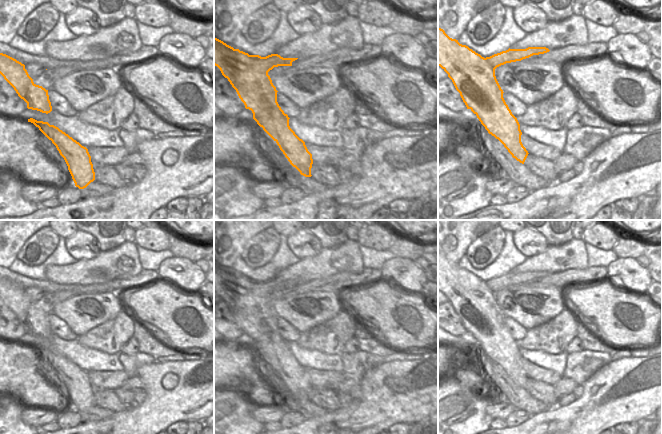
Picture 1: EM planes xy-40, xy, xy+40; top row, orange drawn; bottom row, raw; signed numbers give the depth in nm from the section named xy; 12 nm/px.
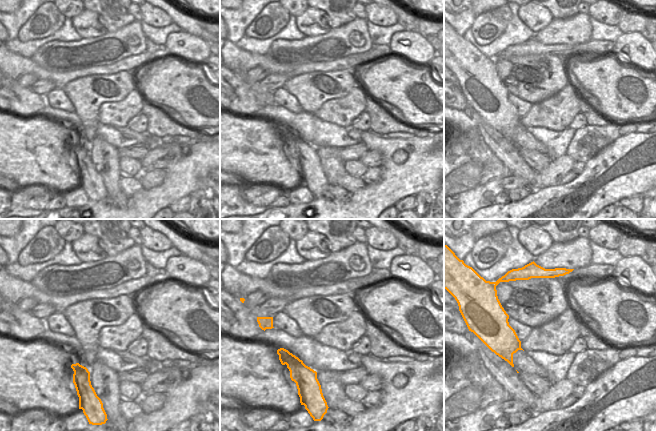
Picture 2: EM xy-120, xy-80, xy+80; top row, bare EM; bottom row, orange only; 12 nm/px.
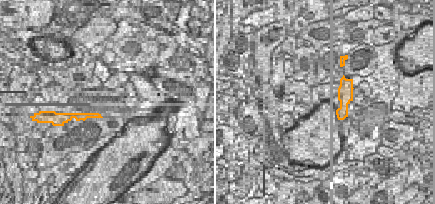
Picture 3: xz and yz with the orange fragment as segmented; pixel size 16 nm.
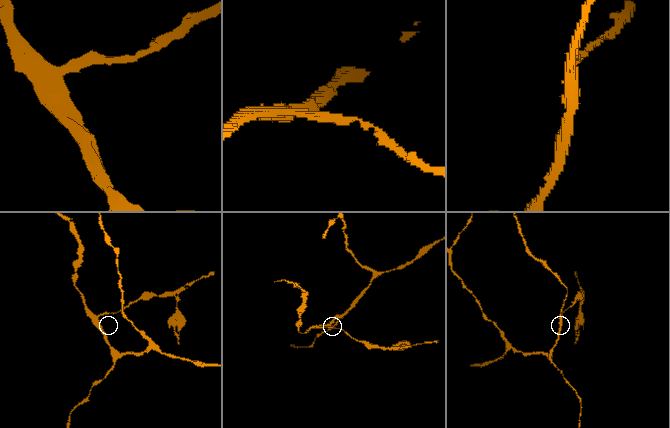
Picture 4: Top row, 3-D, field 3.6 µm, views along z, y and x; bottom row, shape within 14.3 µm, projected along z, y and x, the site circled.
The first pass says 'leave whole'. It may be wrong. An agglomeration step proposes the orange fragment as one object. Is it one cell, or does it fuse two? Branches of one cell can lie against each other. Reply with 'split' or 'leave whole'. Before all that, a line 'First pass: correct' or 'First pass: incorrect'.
First pass: incorrect
split

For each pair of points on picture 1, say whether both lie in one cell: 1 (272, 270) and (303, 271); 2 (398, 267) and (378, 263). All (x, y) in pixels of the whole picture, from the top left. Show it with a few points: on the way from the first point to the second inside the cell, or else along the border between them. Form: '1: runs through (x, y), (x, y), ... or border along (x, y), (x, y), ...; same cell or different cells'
1: border along (300, 259), (298, 262), (282, 268), (276, 277); different cells
2: border along (405, 257), (392, 258), (381, 269); different cells

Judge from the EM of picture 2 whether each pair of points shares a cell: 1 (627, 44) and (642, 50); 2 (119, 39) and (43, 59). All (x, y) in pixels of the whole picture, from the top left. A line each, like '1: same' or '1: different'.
1: same
2: same

